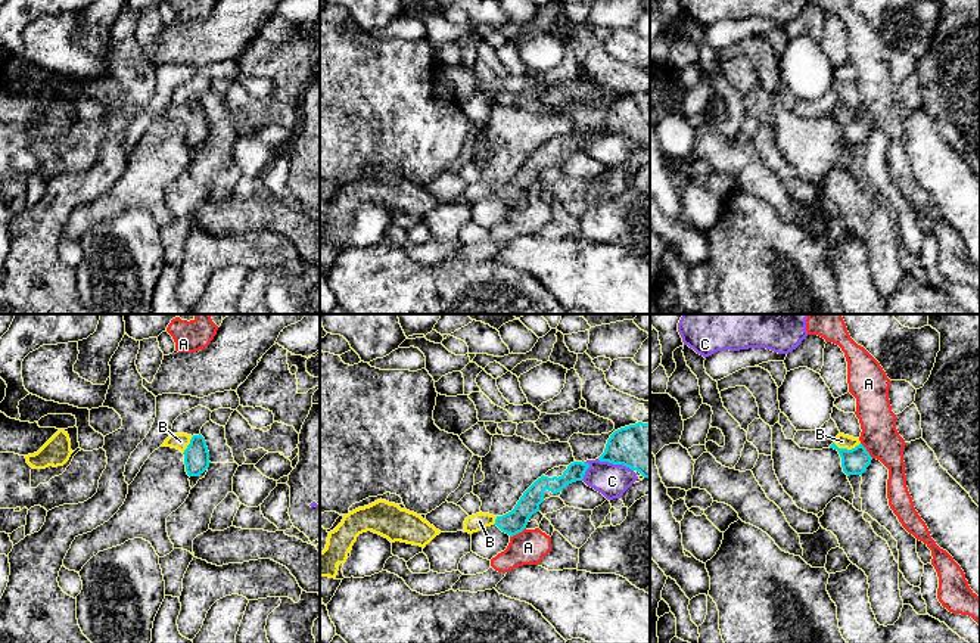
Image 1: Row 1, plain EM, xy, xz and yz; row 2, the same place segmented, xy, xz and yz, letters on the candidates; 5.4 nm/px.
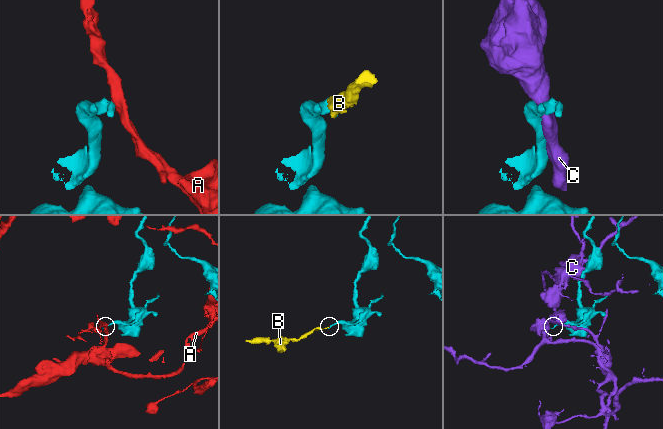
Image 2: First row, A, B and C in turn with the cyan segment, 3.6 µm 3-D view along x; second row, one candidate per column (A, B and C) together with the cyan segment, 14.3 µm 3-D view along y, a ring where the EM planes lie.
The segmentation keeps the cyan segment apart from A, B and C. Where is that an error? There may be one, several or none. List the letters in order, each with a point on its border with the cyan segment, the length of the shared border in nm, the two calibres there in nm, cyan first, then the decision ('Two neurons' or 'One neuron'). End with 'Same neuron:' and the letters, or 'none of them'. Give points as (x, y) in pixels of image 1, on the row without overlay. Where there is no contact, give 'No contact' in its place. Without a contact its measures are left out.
A: Touches cyan at xz (518, 202). Shared border 110 nm. Thickness 130 nm (cyan) against 190 nm. Two neurons
B: Touches cyan at yz (846, 118). Shared border 150 nm. Thickness 140 nm (cyan) against 80 nm. One neuron
C: Touches cyan at xz (615, 133). Shared border 220 nm. Thickness 280 nm (cyan) against 180 nm. Two neurons
Same neuron: B

